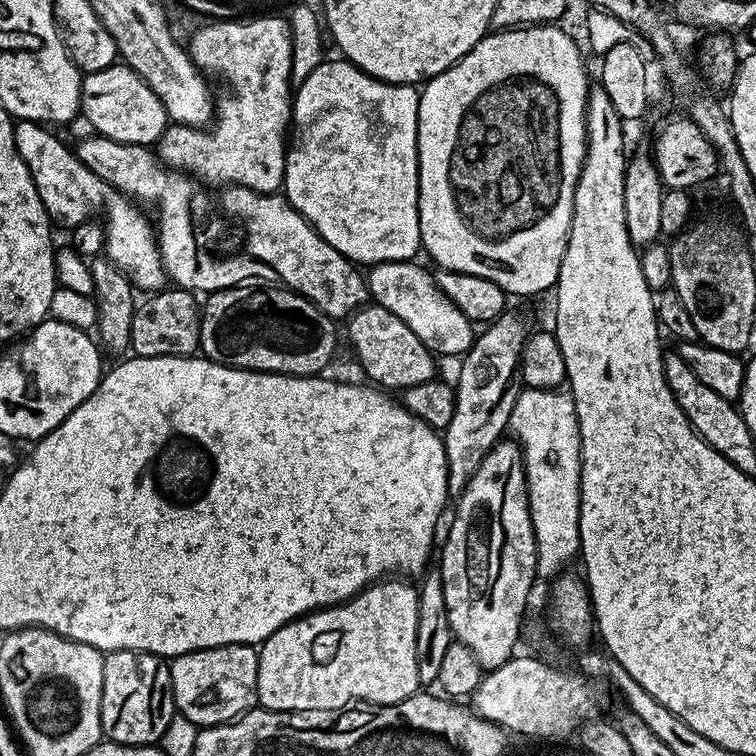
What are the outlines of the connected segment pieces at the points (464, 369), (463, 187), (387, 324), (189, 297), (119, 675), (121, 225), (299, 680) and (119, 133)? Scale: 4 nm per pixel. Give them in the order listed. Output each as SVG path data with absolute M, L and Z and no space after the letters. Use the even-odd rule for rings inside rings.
M506 310L498 319L491 321L481 335L473 339L471 347L461 359L461 366L457 380L454 380L456 394L454 417L451 418L450 426L443 431L442 439L446 450L447 460L447 488L449 497L458 498L470 480L482 458L490 451L493 445L500 442L508 428L509 418L512 416L514 402L517 400L519 387L512 386L516 380L519 369L520 354L524 344L529 338L530 327L527 320L520 314Z
M534 24L534 25L531 25L531 26L521 26L521 27L519 27L519 28L509 28L509 29L507 29L507 30L496 30L496 31L493 31L493 32L492 32L492 33L491 33L491 34L486 34L486 35L485 35L485 36L484 36L484 37L483 37L483 38L482 38L482 39L480 39L480 40L479 40L479 42L477 42L477 44L475 44L475 46L474 46L474 47L473 47L473 48L472 48L472 49L471 49L471 50L470 50L470 51L469 51L469 52L467 52L467 53L466 53L466 55L465 55L465 56L464 56L464 57L463 57L463 58L462 58L462 59L461 59L461 60L460 60L460 61L458 61L458 63L457 63L457 64L451 64L451 66L450 66L450 67L448 67L448 69L446 69L446 71L444 71L444 72L443 72L443 73L442 73L442 74L438 74L438 75L437 75L437 76L434 76L434 77L432 77L432 79L431 79L431 80L429 80L429 81L427 81L427 83L425 83L425 84L424 84L424 85L423 85L423 88L422 88L422 91L421 91L421 92L420 92L420 109L419 109L419 110L418 110L418 154L419 154L419 155L420 155L420 242L421 242L421 245L422 245L422 248L423 248L423 251L424 251L424 252L425 252L425 253L426 253L426 252L427 252L427 251L428 251L428 252L429 252L429 254L430 254L430 255L432 255L432 260L433 260L433 262L434 262L434 263L436 263L436 264L440 264L440 265L436 265L436 266L439 266L439 267L440 267L440 268L441 268L441 269L444 269L444 270L447 270L447 271L450 271L450 272L461 272L461 273L462 273L462 274L474 274L474 275L475 275L475 276L477 276L477 277L478 277L478 278L490 278L490 282L494 282L494 283L495 283L495 284L497 284L497 286L499 286L499 288L500 288L500 289L501 289L501 290L502 290L502 291L503 291L503 292L505 292L505 294L511 294L511 295L512 295L512 292L513 292L513 294L514 294L514 295L516 295L516 296L532 296L532 298L536 298L536 297L539 297L539 296L540 296L540 294L541 294L541 293L544 293L544 292L545 292L545 291L547 291L547 290L548 290L548 289L551 289L551 288L552 288L552 287L553 287L553 285L555 285L555 283L556 283L556 279L557 279L557 278L558 278L558 274L559 274L559 273L560 273L560 267L561 267L561 266L562 266L562 258L563 258L563 257L564 257L564 251L565 251L565 250L566 250L566 246L567 246L567 245L568 245L568 231L569 231L569 230L570 230L570 226L571 226L571 225L572 225L572 207L573 207L573 206L574 206L574 190L575 190L575 189L576 189L576 183L577 183L577 182L578 182L578 178L579 178L579 177L580 177L580 171L581 171L581 170L582 170L582 166L583 166L583 165L584 165L584 156L585 156L585 155L586 155L586 154L587 154L587 153L588 153L588 139L587 139L587 138L586 138L586 122L585 122L585 121L584 121L584 115L585 115L585 114L586 114L586 110L587 110L587 109L588 109L588 94L589 94L589 91L590 91L590 83L589 83L589 84L588 84L588 72L587 72L587 70L586 70L586 69L584 69L584 60L583 60L583 58L582 58L582 57L580 57L580 48L579 48L579 46L578 46L578 45L576 45L576 44L575 44L575 42L574 42L574 41L572 41L572 40L571 40L571 38L570 38L570 37L568 37L568 36L567 36L567 34L566 34L566 33L564 33L564 32L563 32L563 30L562 30L562 29L560 29L560 28L556 28L556 27L560 27L560 26L553 26L553 25L552 25L552 24Z
M368 302L347 317L346 324L352 352L371 383L386 390L403 390L435 379L437 357L424 345L422 338L418 338L406 322L394 318L390 310L378 303Z
M165 287L139 305L130 326L131 351L137 356L195 356L200 346L202 304L189 289Z
M110 652L104 657L102 666L102 733L114 744L138 744L141 746L155 745L166 734L166 726L170 726L176 712L176 702L172 698L172 669L159 656L152 656L149 652Z
M16 120L14 124L16 149L22 158L22 162L26 162L26 166L30 170L32 181L38 190L38 198L42 198L42 206L48 212L49 217L57 225L65 224L65 229L71 230L77 224L81 224L82 221L93 219L97 215L96 211L101 208L105 216L103 216L104 252L108 260L114 262L114 266L118 266L118 270L122 270L122 274L126 274L126 278L131 282L133 289L139 290L141 293L144 291L144 294L152 294L163 289L166 284L166 273L164 263L160 257L160 245L157 233L154 231L153 221L149 217L148 221L139 212L141 209L124 193L117 192L112 185L106 184L102 178L98 178L98 174L90 171L74 155L73 149L71 147L67 148L52 132L55 131L49 130L43 124L35 124L33 120Z
M384 578L374 584L357 592L343 604L337 604L331 608L321 608L309 612L306 616L300 616L296 620L278 629L270 638L258 648L258 682L256 683L256 700L259 707L268 708L271 712L289 714L288 712L332 712L335 708L344 708L351 700L365 700L363 703L368 706L379 706L381 704L397 704L406 698L416 695L421 687L418 682L418 658L414 658L414 638L418 630L418 591L412 588L407 579Z
M123 62L112 64L106 70L89 72L81 79L80 112L88 119L93 133L123 144L155 145L170 123L158 94Z

